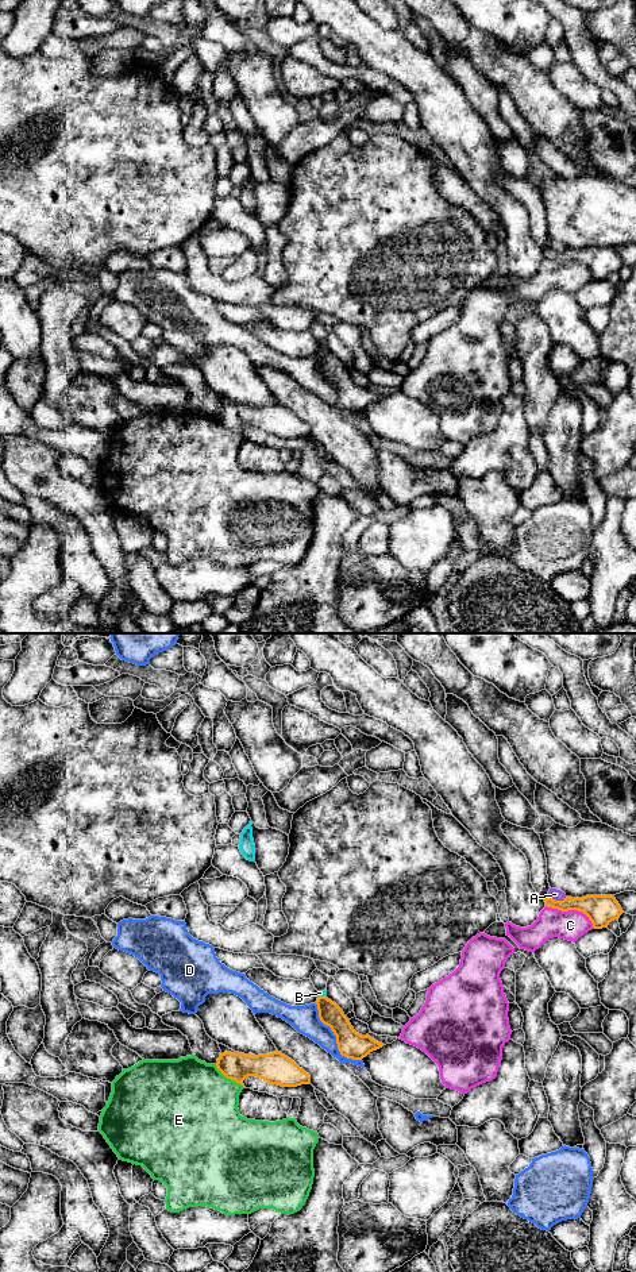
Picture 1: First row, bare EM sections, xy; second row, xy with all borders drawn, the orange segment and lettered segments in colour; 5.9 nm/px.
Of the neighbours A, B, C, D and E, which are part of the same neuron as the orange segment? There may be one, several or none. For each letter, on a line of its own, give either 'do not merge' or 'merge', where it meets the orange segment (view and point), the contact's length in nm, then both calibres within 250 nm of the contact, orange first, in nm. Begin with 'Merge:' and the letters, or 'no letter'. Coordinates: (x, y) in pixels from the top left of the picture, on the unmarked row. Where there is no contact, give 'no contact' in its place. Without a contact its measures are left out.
Merge: no letter
A: do not merge; contact xy (557, 253); length 120 nm; calibres 160 and 70 nm
B: do not merge; contact xy (323, 349); length 50 nm; calibres 140 and 30 nm
C: do not merge; contact xy (573, 261); length 320 nm; calibres 180 and 180 nm
D: do not merge; contact xy (336, 390); length 440 nm; calibres 160 and 160 nm
E: do not merge; contact xy (230, 430); length 240 nm; calibres 160 and 480 nm

